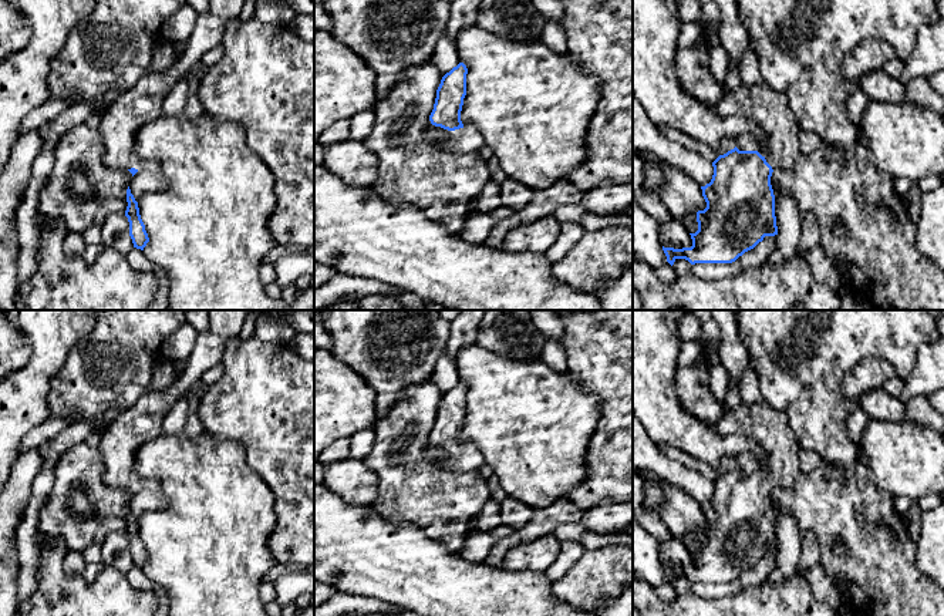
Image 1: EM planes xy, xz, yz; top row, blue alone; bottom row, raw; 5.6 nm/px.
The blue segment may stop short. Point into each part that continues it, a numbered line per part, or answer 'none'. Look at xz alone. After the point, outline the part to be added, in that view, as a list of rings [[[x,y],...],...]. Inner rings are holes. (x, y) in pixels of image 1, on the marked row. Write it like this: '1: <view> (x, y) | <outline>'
1: xz (461, 141) | [[[431,124],[427,134],[436,147],[452,154],[472,154],[485,144],[479,132],[465,128],[448,131]]]

